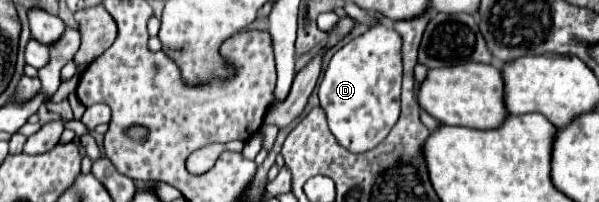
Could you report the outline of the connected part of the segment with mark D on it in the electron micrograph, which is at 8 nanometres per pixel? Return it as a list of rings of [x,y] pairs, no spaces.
[[[389,25],[371,27],[331,57],[319,85],[319,101],[341,147],[365,153],[389,135],[401,113],[401,75],[401,37]]]

